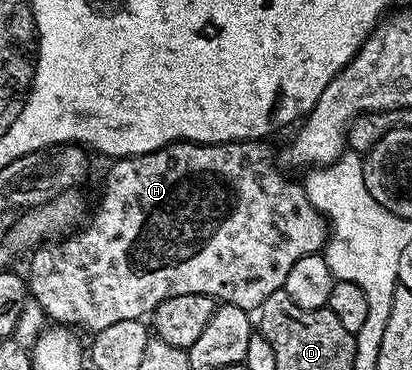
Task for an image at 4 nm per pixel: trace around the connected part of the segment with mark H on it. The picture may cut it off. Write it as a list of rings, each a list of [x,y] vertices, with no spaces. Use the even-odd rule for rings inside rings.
[[[262,140],[248,142],[174,142],[156,152],[139,154],[137,158],[119,158],[111,161],[102,195],[94,206],[94,215],[77,232],[70,232],[61,239],[59,246],[41,245],[30,258],[28,273],[28,294],[40,304],[43,315],[51,323],[77,328],[79,331],[97,332],[116,324],[120,320],[142,320],[153,315],[154,310],[164,300],[172,296],[207,294],[219,303],[229,304],[247,312],[257,311],[259,306],[272,296],[272,292],[283,289],[288,280],[288,272],[296,260],[303,256],[317,254],[326,245],[328,222],[308,200],[305,185],[289,182],[274,167],[274,154]]]

